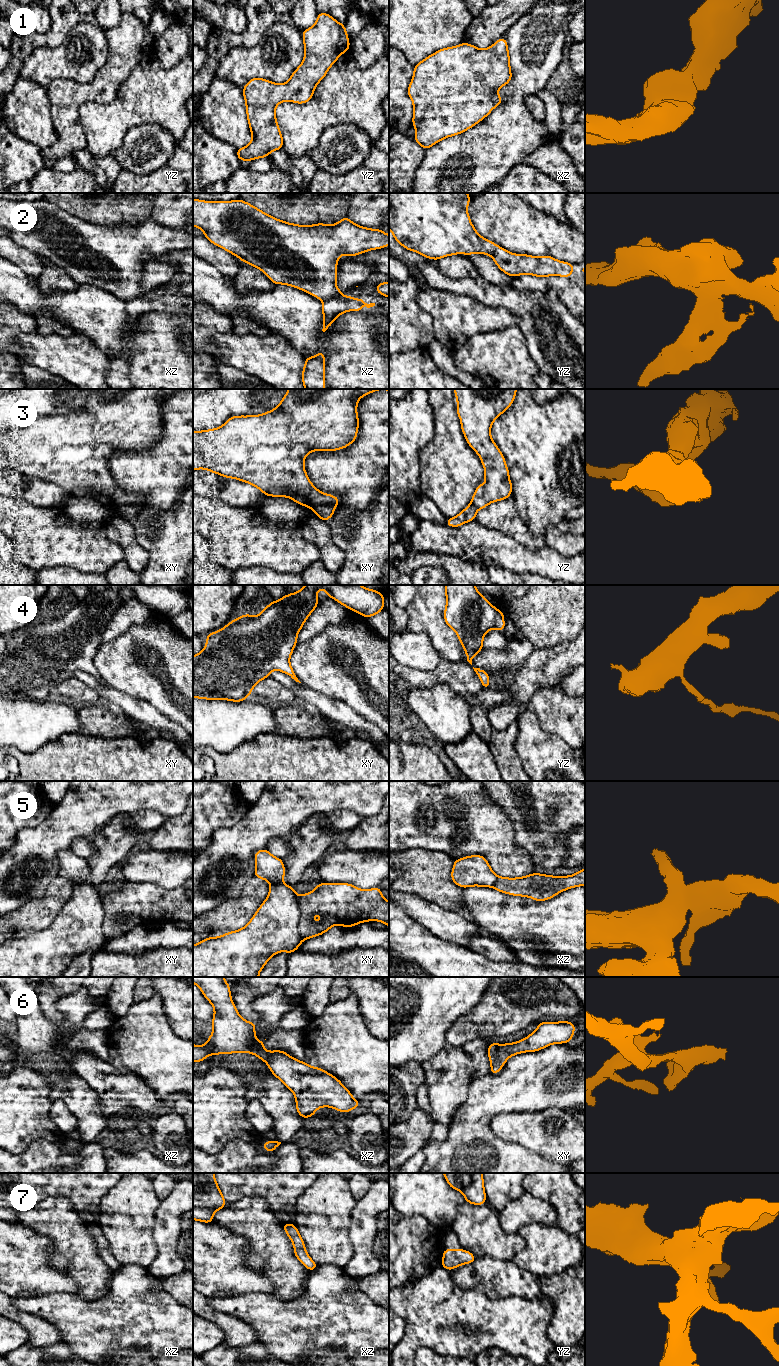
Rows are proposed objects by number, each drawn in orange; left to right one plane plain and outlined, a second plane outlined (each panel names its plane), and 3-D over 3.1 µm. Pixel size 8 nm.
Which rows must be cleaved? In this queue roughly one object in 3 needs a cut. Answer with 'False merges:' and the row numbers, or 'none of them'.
False merges: 2, 3, 5

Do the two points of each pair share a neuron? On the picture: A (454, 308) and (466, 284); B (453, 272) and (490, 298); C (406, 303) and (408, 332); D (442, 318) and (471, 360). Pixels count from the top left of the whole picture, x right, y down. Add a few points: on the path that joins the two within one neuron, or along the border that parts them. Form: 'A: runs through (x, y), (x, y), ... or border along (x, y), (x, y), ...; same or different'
A: border along (438, 289), (468, 295), (482, 304); different
B: border along (439, 269), (452, 279), (479, 276); different
C: runs through (407, 310), (407, 325); same
D: border along (481, 332), (475, 333), (453, 353); different

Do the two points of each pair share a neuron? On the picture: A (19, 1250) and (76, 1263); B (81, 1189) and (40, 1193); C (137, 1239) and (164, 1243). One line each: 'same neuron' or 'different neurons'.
A: different neurons
B: same neuron
C: different neurons

